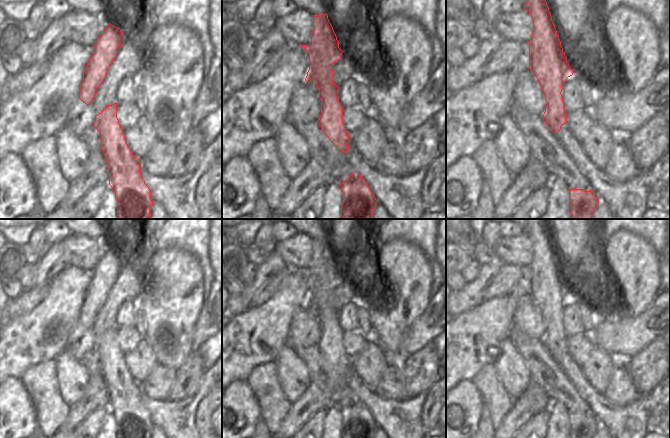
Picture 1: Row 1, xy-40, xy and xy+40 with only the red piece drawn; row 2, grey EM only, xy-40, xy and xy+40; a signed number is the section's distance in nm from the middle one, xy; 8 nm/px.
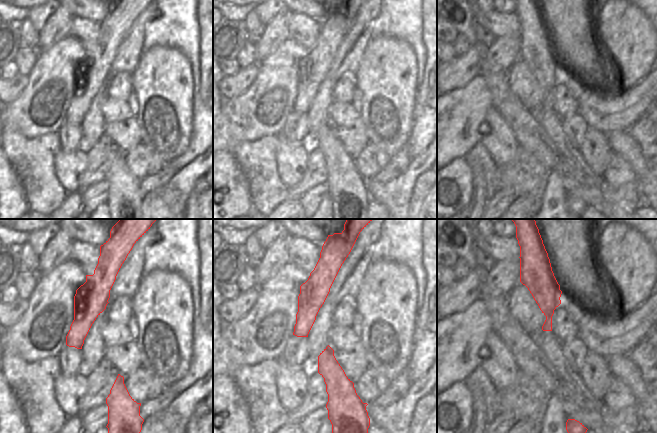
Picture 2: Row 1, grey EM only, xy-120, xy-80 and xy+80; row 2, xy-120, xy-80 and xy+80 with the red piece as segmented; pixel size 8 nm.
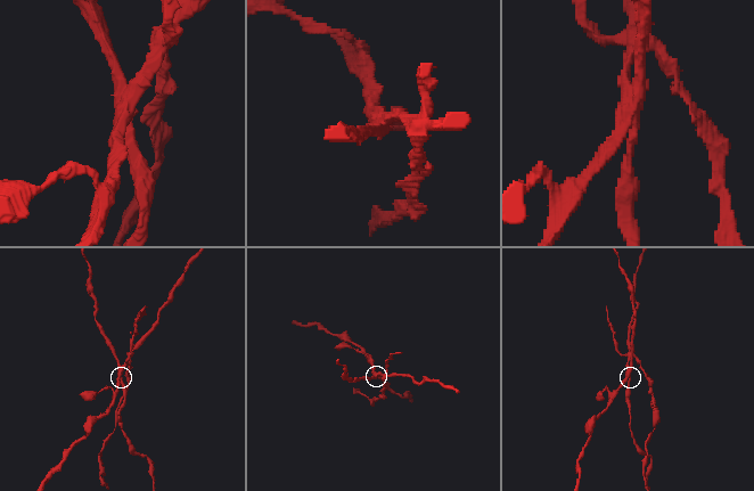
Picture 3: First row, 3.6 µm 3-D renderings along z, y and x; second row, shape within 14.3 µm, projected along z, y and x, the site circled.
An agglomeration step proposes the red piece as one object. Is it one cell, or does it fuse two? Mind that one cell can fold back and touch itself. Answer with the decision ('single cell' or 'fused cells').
fused cells

